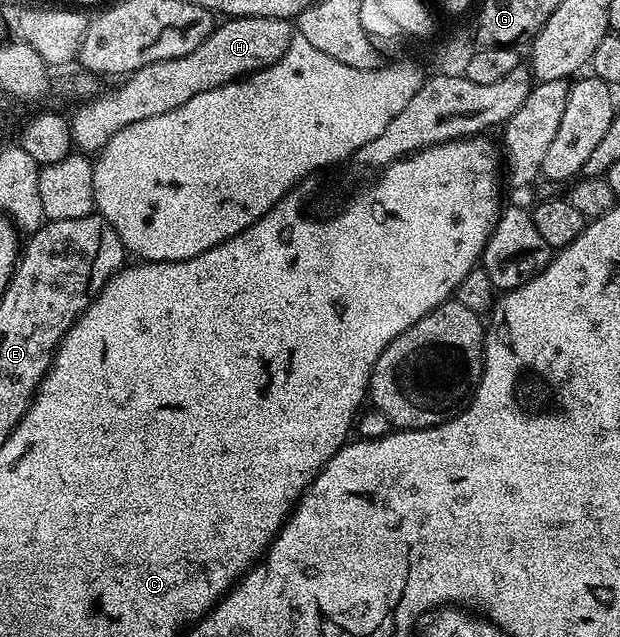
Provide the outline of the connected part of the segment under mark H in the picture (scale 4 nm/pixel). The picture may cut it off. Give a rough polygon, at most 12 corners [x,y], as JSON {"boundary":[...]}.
{"boundary":[[226,18],[184,58],[131,72],[69,117],[94,154],[124,126],[272,66],[291,21]]}

